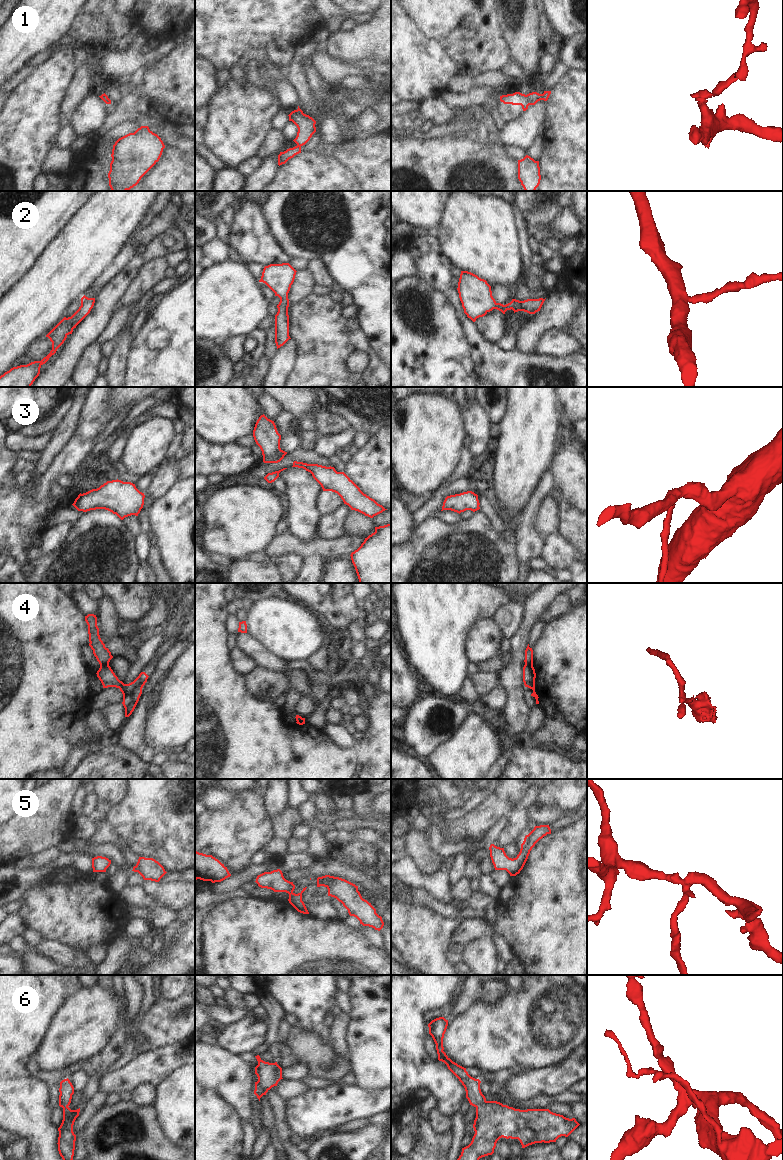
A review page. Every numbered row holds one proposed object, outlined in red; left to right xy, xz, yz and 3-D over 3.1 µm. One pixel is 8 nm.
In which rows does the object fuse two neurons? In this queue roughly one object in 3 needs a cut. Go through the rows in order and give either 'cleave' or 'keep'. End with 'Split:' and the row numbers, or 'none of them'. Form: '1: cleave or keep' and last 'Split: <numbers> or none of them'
1: keep
2: keep
3: keep
4: cleave
5: keep
6: keep
Split: 4

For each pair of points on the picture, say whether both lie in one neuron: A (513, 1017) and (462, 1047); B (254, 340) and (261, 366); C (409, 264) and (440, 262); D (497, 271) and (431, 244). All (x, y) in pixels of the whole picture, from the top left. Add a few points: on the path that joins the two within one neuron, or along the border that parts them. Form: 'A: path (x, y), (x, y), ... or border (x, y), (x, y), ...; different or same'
A: path (500, 1030), (493, 1036), (475, 1038); same
B: border (263, 354), (251, 367); different
C: border (401, 248), (406, 248), (415, 258), (418, 274); different
D: border (434, 234), (439, 242), (441, 251), (450, 261); different

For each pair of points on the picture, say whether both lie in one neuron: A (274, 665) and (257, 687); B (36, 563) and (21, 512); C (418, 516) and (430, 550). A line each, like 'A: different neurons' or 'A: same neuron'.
A: different neurons
B: different neurons
C: different neurons

